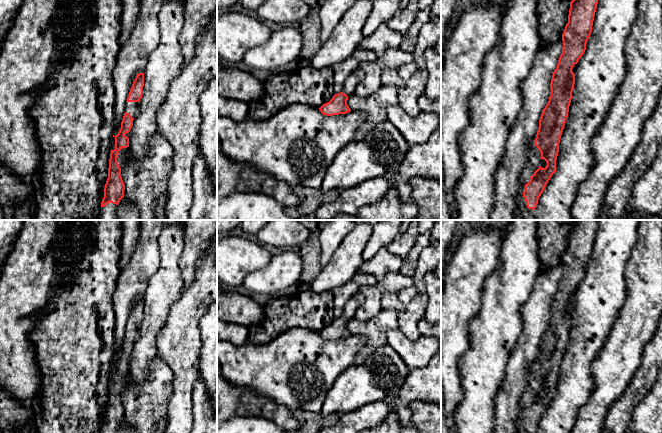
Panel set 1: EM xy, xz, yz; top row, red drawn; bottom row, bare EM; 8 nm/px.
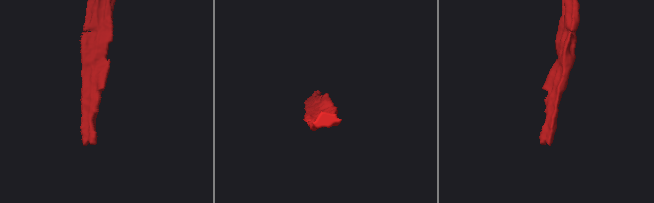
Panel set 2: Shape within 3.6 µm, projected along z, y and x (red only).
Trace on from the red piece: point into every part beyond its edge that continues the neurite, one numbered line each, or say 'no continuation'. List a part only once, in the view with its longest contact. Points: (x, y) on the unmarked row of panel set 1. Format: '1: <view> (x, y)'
1: yz (534, 380)

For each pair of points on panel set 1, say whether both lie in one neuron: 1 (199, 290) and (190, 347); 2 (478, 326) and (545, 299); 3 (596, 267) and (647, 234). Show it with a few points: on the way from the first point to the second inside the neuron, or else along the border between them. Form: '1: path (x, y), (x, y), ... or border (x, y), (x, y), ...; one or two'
1: path (193, 304), (190, 307), (190, 333); one
2: border (533, 289), (520, 307), (523, 323), (520, 333); two
3: border (637, 230), (636, 242), (625, 263); two

